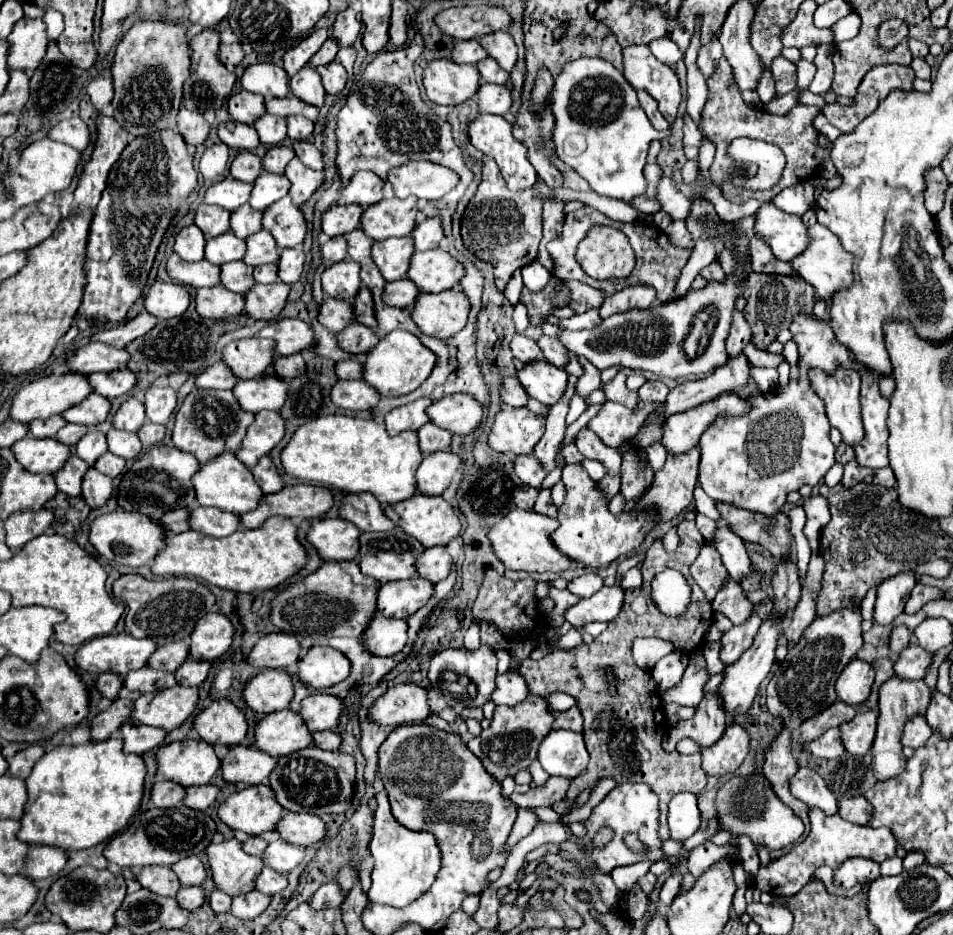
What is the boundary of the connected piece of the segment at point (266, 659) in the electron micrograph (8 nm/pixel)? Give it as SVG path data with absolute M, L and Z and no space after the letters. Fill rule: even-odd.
M268 634L258 640L258 644L248 654L248 662L256 668L276 668L286 670L300 662L300 642L292 634Z

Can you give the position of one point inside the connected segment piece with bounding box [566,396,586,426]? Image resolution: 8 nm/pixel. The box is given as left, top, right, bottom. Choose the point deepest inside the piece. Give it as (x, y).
(577, 406)

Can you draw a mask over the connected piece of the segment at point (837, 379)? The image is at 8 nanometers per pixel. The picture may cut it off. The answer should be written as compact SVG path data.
M838 366L834 370L834 374L826 374L824 370L808 370L808 380L810 386L814 388L814 392L824 400L826 404L826 416L830 420L832 426L836 426L842 434L842 440L848 442L850 446L854 446L856 442L860 442L860 438L864 436L862 430L862 420L860 420L860 374L852 368L844 368Z

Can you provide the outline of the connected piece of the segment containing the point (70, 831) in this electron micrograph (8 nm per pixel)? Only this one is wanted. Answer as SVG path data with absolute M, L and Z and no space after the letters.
M116 736L94 744L86 742L80 746L56 746L54 750L46 752L26 778L28 806L24 818L20 820L22 828L18 838L28 844L50 844L64 850L84 850L122 832L140 808L146 776L144 760L138 754L126 754L122 746L124 740Z

